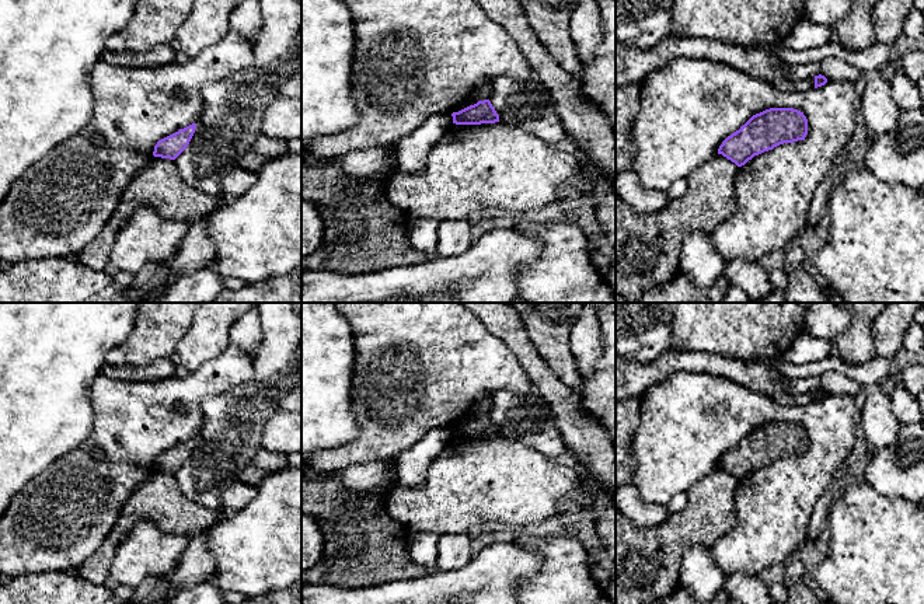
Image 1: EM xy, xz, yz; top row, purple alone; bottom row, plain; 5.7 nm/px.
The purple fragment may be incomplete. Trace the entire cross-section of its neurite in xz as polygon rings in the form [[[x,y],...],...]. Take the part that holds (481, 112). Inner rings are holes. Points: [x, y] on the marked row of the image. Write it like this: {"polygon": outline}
{"polygon": [[[489,99],[478,101],[458,112],[453,112],[453,123],[456,125],[481,125],[499,122],[499,115]]]}

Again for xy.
{"polygon": [[[192,123],[178,132],[161,139],[154,146],[153,156],[161,158],[175,160],[189,144],[196,129],[196,123]]]}

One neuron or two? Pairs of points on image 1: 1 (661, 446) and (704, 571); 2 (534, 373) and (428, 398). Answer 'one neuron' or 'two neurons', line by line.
1: two neurons
2: two neurons

